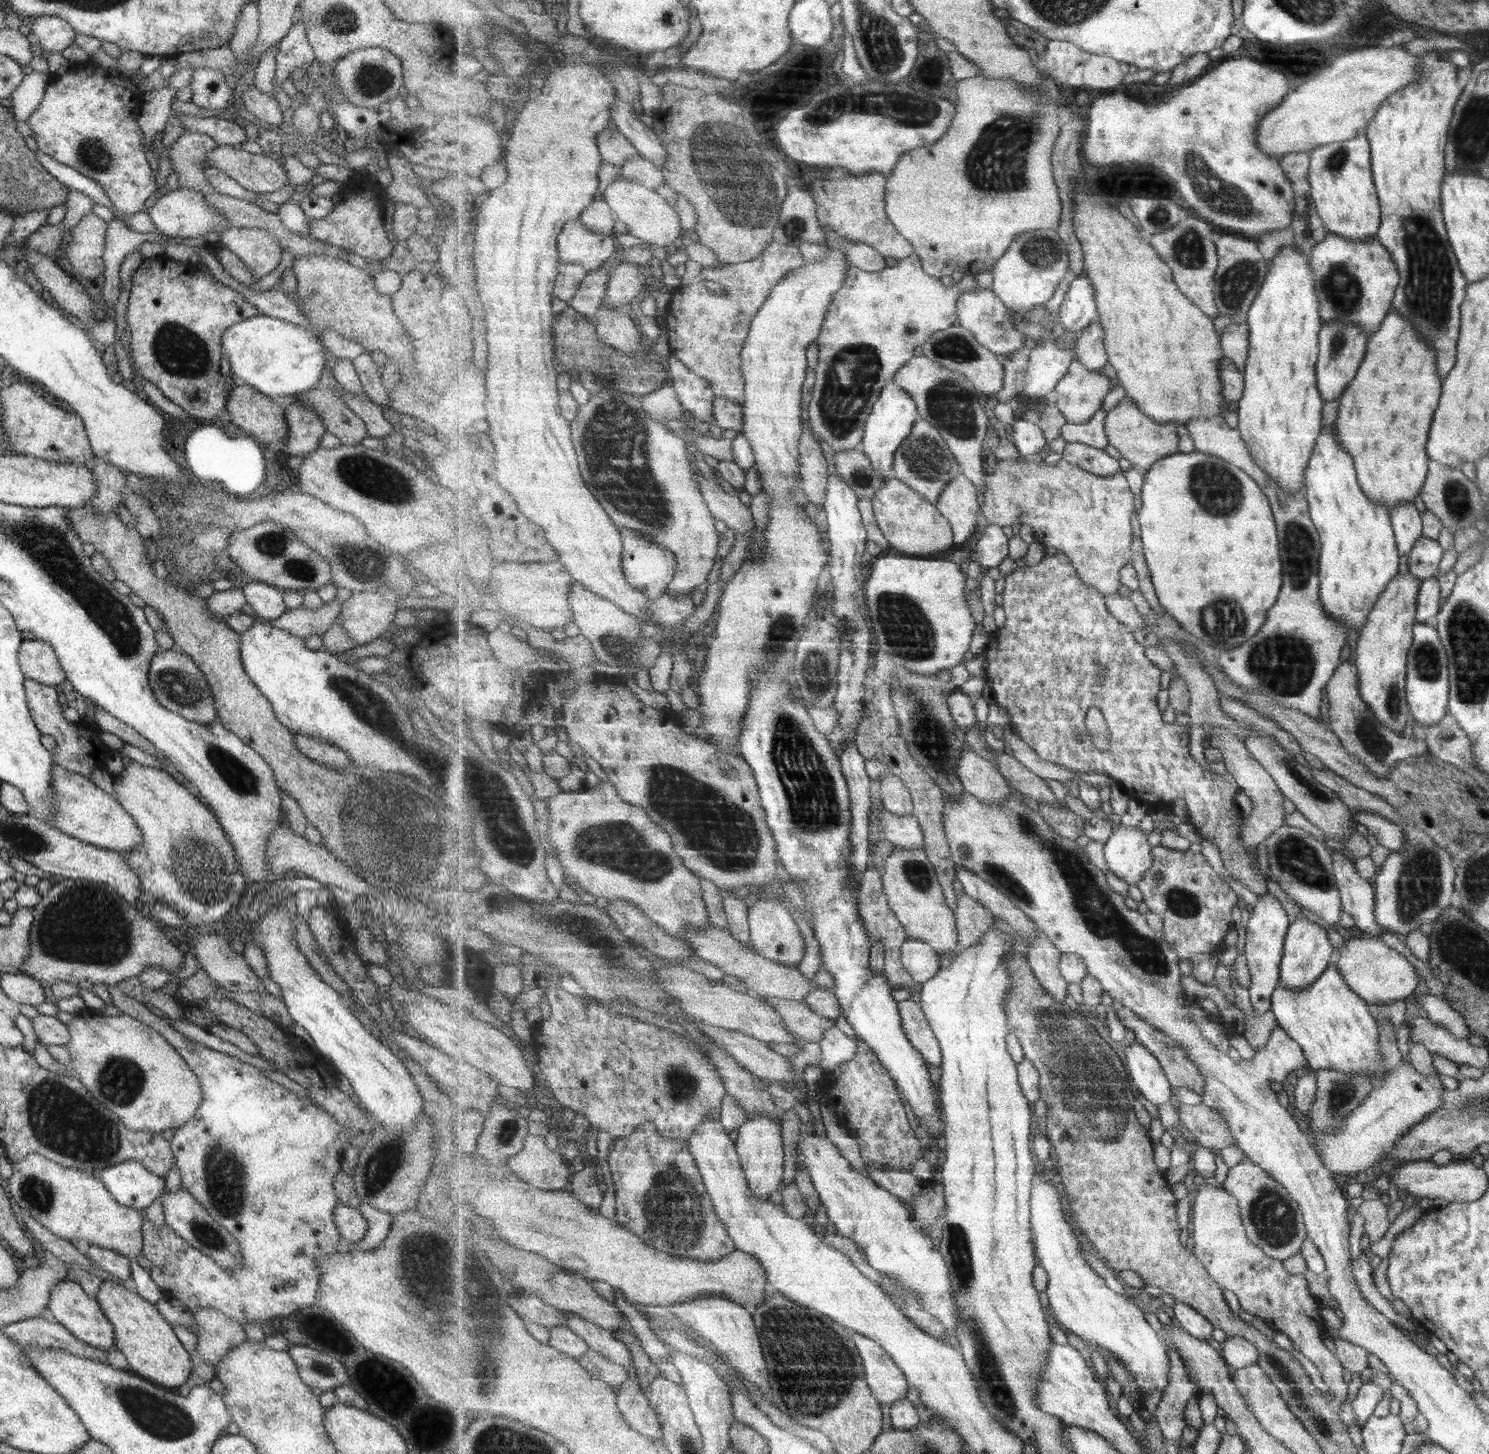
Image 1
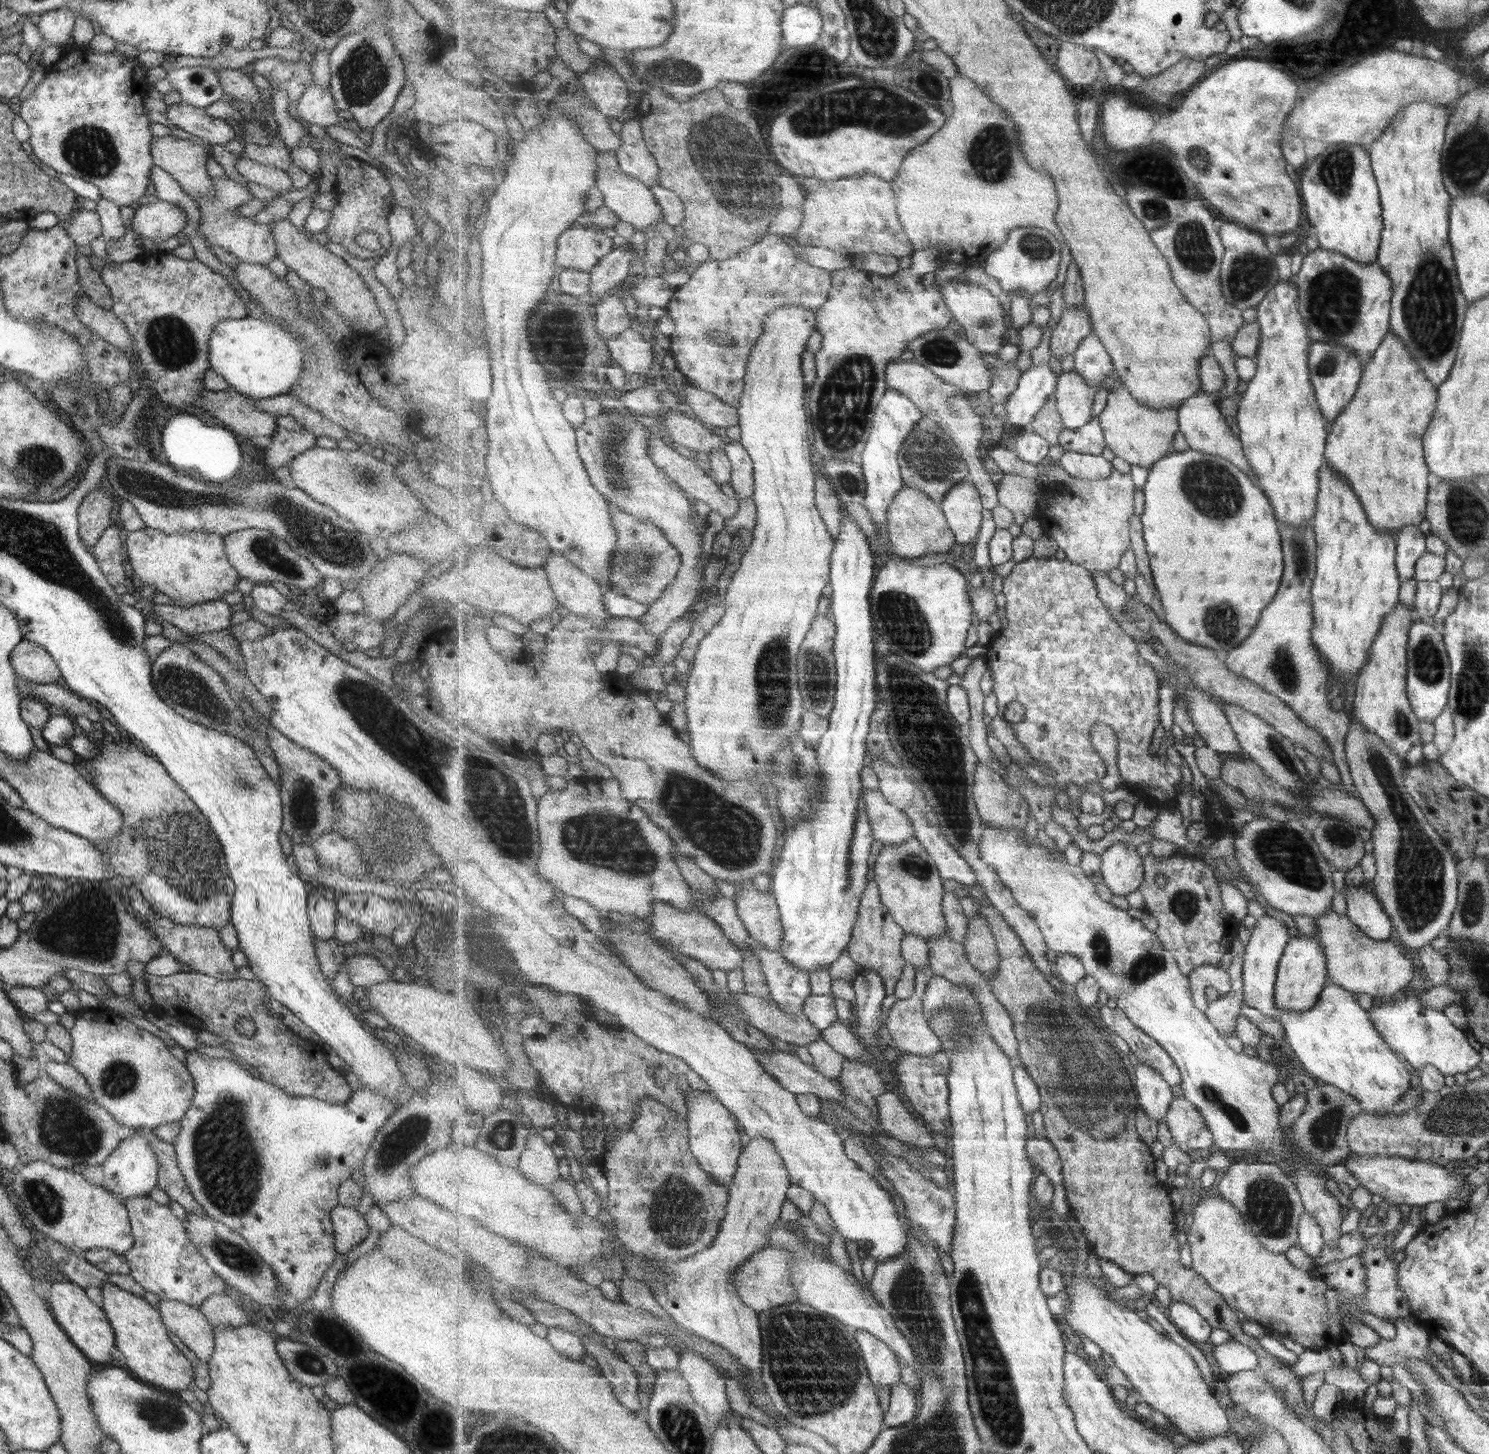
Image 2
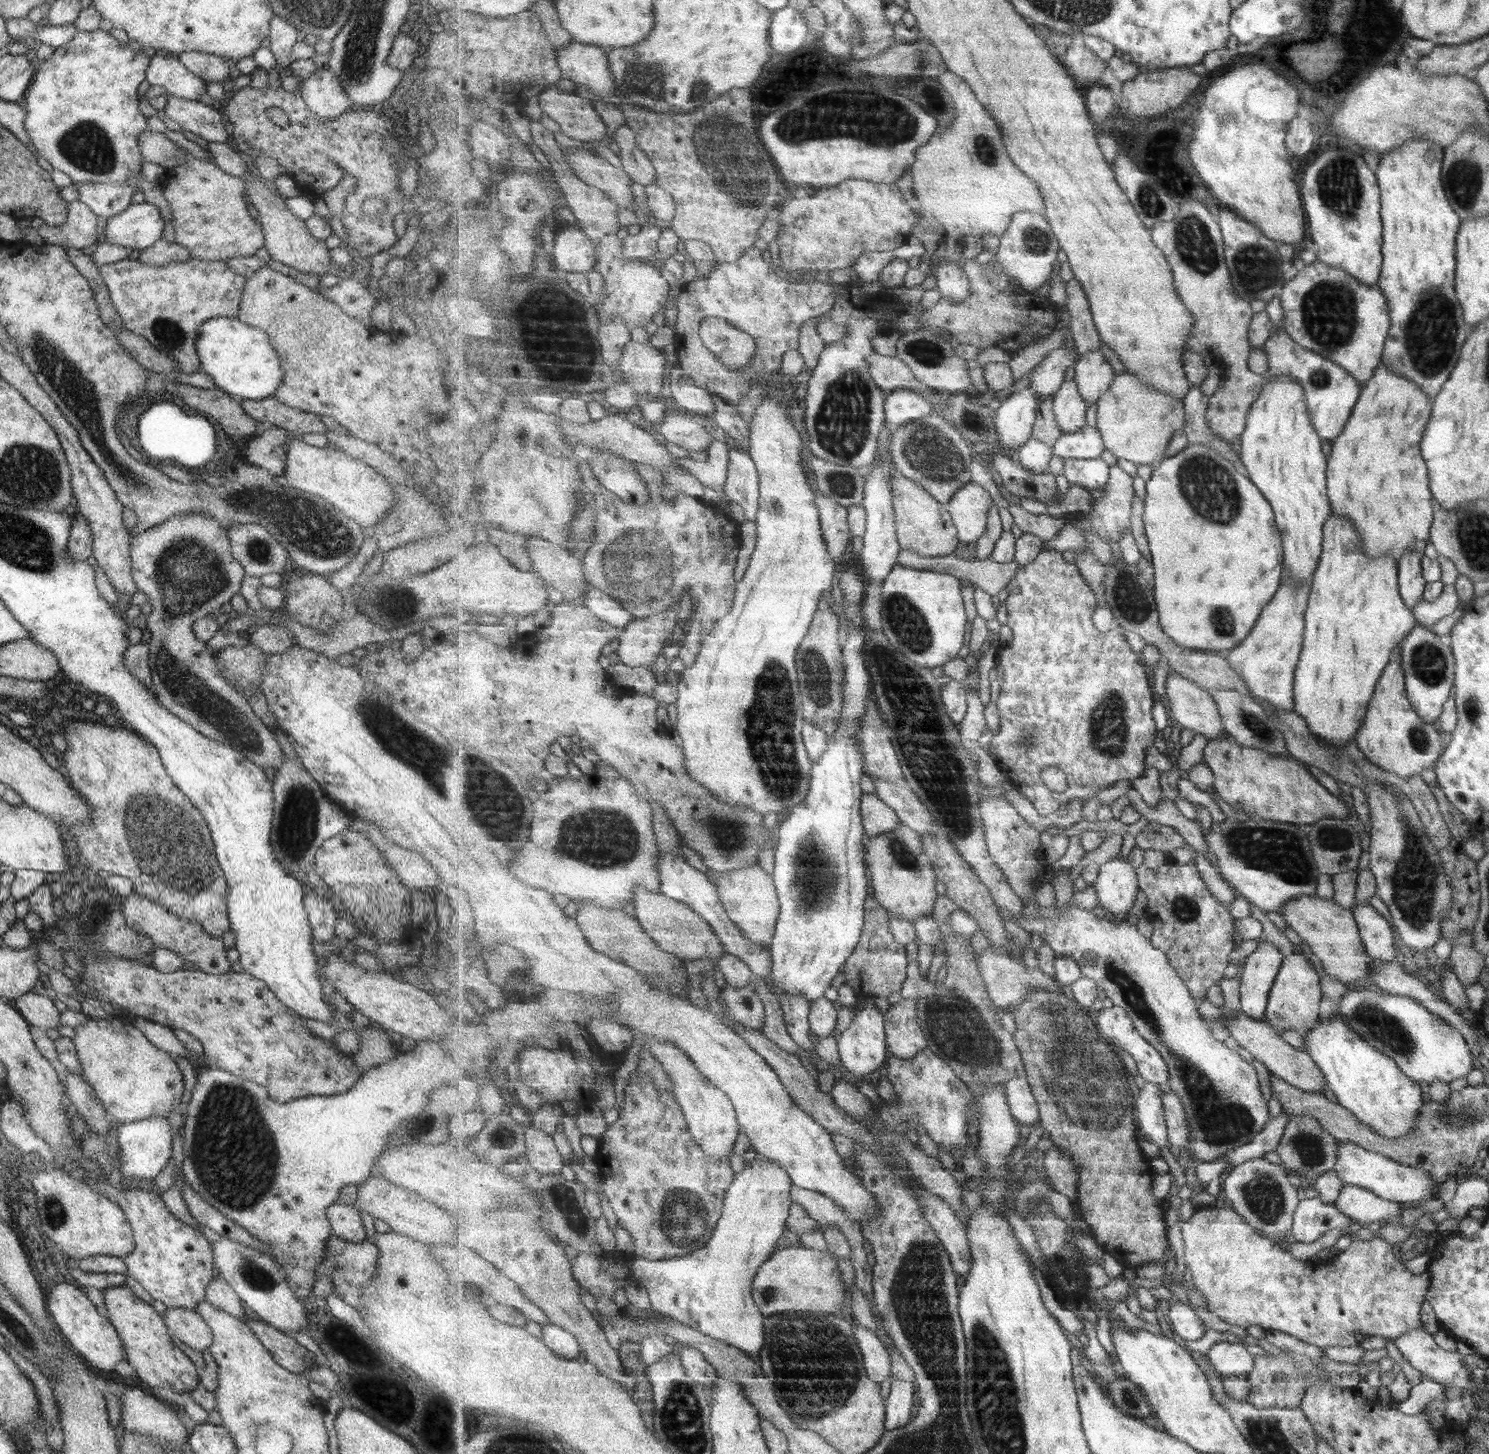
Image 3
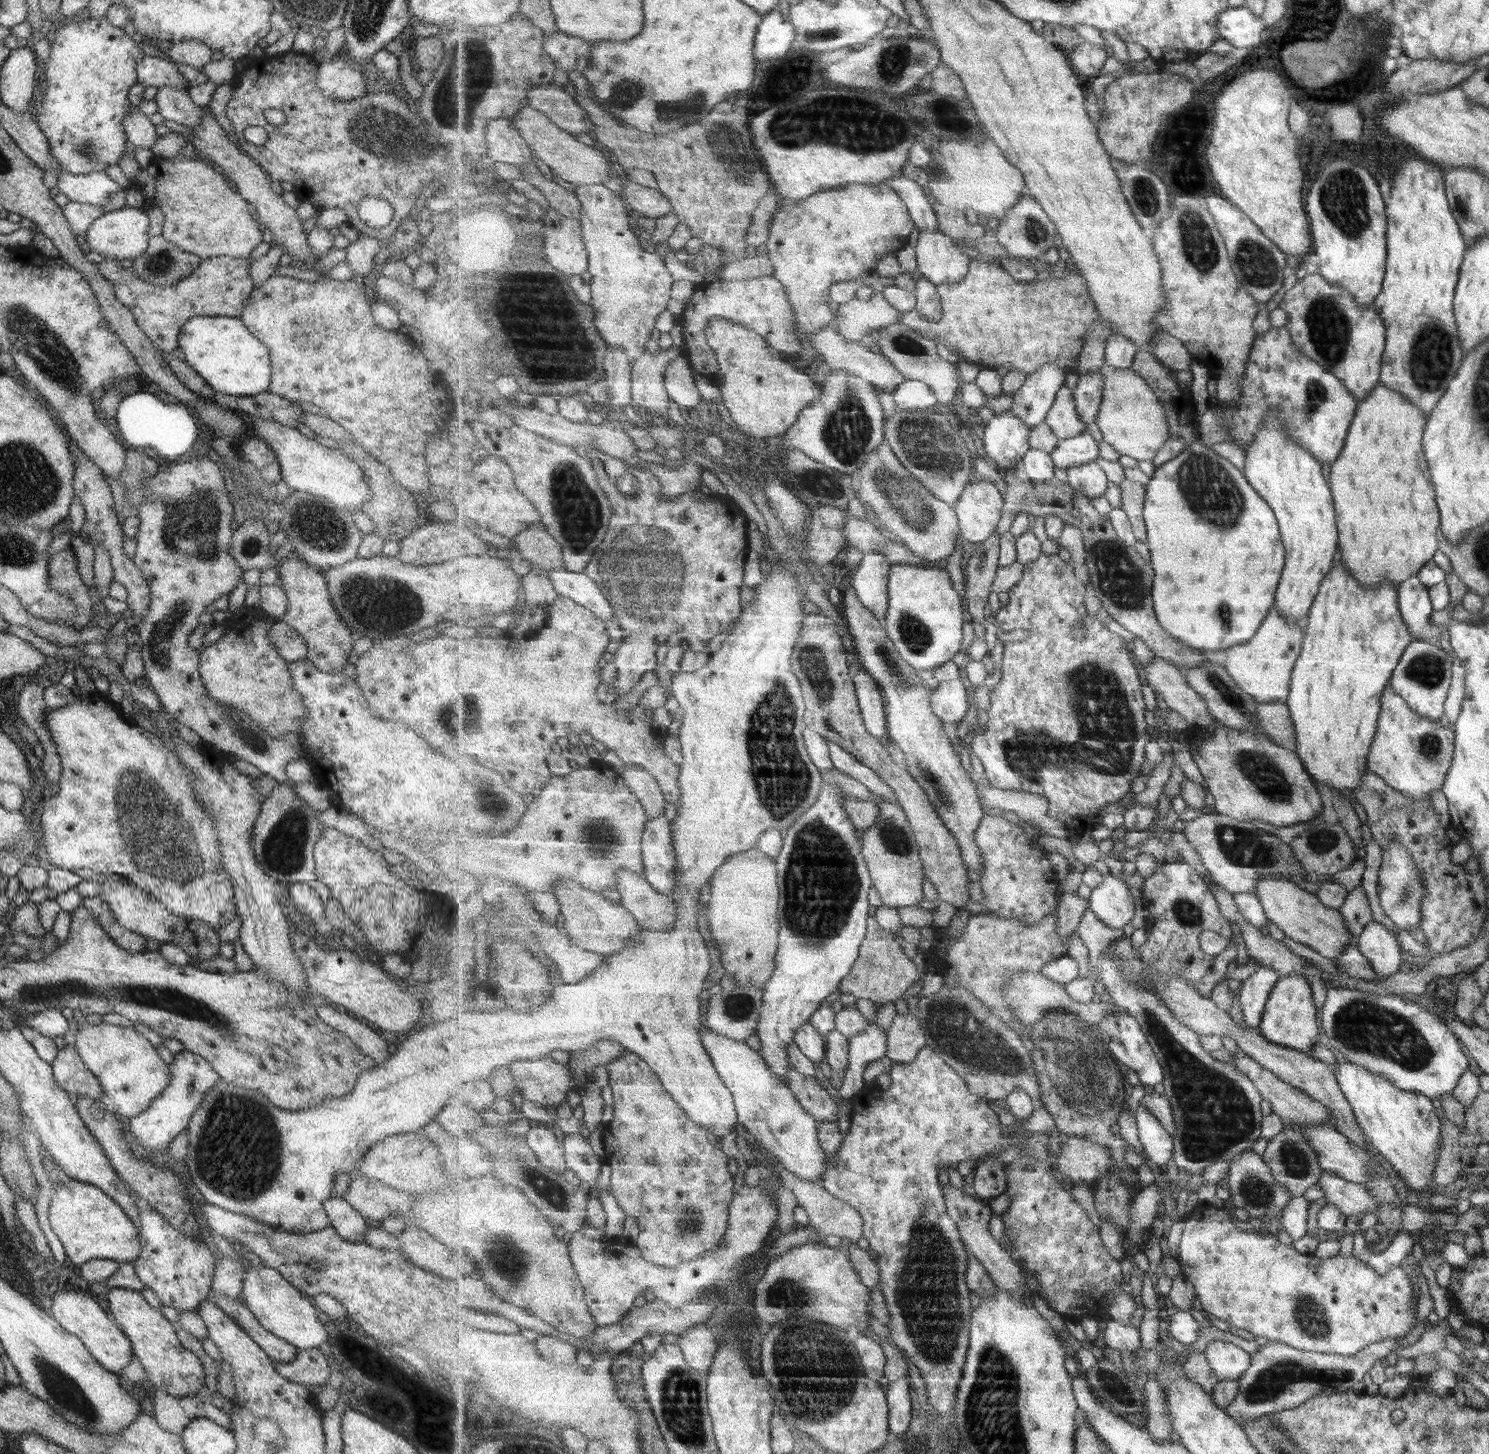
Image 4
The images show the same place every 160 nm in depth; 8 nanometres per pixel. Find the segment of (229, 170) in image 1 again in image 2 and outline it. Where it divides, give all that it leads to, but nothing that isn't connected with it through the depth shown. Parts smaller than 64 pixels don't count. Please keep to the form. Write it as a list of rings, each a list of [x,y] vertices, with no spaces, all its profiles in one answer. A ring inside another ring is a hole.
[[[240,155],[235,166],[237,173],[245,178],[245,181],[255,185],[264,186],[275,192],[284,192],[292,188],[289,176],[283,170],[277,170],[270,166],[263,166]]]

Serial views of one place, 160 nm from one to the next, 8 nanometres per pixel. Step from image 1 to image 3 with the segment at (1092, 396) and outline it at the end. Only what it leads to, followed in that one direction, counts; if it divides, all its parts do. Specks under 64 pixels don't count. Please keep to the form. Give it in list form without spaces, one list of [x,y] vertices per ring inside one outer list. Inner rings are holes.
[[[1075,379],[1065,380],[1054,396],[1056,421],[1064,434],[1080,432],[1087,424],[1087,410],[1090,406],[1079,391]]]

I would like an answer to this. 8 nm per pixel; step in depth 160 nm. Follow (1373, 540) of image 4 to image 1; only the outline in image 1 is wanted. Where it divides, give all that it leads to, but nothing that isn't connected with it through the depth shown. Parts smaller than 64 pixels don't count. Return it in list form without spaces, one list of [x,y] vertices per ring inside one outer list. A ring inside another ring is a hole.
[[[1392,307],[1386,312],[1379,328],[1369,335],[1366,349],[1355,377],[1345,386],[1338,397],[1339,407],[1334,419],[1333,433],[1340,446],[1352,459],[1356,481],[1363,495],[1383,507],[1393,509],[1401,503],[1412,503],[1418,495],[1427,470],[1425,443],[1432,414],[1441,394],[1435,368],[1434,350],[1419,338],[1408,320],[1399,316]]]

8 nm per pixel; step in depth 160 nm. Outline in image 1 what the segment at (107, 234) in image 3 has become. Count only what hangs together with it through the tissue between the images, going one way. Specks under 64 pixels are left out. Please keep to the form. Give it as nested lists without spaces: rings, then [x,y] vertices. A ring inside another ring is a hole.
[[[181,188],[169,191],[153,198],[146,211],[151,224],[163,237],[195,238],[207,232],[221,232],[226,228],[222,214],[217,212],[196,190],[183,190]]]

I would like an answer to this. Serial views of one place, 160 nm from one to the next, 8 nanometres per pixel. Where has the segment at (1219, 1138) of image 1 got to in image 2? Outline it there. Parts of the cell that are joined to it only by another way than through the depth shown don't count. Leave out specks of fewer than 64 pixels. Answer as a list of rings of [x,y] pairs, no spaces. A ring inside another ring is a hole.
[[[1175,1097],[1166,1116],[1175,1143],[1186,1149],[1214,1150],[1214,1134],[1207,1127],[1201,1111],[1189,1100]]]

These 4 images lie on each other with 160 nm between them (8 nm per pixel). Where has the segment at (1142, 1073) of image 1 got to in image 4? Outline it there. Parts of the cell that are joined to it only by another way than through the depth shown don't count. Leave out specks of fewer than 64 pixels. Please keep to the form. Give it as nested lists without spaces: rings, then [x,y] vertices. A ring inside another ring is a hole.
[[[1139,1105],[1135,1114],[1138,1124],[1138,1137],[1143,1146],[1143,1155],[1151,1162],[1163,1166],[1174,1156],[1172,1134],[1161,1125],[1159,1119],[1146,1108]]]

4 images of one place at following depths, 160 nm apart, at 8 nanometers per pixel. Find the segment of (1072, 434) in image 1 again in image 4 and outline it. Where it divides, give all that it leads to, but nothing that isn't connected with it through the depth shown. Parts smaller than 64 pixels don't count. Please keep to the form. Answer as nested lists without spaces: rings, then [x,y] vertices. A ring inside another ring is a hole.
[[[1088,431],[1075,438],[1061,439],[1052,453],[1056,466],[1065,470],[1098,458],[1099,443]]]

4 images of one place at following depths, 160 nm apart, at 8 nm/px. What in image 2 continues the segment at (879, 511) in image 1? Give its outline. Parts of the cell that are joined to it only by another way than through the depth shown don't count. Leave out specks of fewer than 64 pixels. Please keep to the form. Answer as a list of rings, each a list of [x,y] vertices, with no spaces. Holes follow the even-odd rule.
[[[904,485],[904,488],[893,498],[893,503],[887,511],[887,522],[892,536],[892,552],[901,554],[900,558],[917,558],[929,552],[949,552],[956,543],[956,534],[949,526],[944,511],[933,502],[925,492]]]

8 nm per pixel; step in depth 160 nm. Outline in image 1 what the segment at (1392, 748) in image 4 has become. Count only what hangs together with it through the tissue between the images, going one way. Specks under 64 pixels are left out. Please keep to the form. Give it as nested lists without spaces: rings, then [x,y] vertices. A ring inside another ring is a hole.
[[[1408,571],[1398,572],[1372,605],[1355,642],[1354,665],[1359,696],[1383,726],[1399,735],[1410,716],[1405,700],[1404,678],[1407,649],[1413,640],[1412,626],[1420,582]]]

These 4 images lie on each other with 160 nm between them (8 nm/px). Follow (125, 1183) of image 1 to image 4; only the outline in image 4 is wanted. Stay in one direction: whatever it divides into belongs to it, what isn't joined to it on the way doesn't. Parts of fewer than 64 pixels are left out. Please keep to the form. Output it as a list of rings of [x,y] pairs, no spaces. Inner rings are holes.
[[[185,1050],[175,1053],[168,1064],[169,1080],[161,1092],[149,1101],[148,1107],[137,1116],[128,1119],[127,1131],[133,1136],[139,1146],[149,1151],[149,1154],[167,1151],[167,1144],[186,1129],[192,1114],[199,1108],[204,1094],[215,1086],[220,1079],[212,1066],[200,1056]]]

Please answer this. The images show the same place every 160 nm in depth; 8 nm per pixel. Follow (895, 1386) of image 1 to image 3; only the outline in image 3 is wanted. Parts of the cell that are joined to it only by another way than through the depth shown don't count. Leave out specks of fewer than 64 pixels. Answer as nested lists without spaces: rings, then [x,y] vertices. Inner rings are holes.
[[[859,1325],[857,1328],[857,1340],[864,1355],[864,1364],[869,1370],[869,1378],[875,1382],[885,1382],[893,1379],[893,1364],[891,1353],[886,1345],[879,1340],[877,1334],[869,1332],[869,1329]]]

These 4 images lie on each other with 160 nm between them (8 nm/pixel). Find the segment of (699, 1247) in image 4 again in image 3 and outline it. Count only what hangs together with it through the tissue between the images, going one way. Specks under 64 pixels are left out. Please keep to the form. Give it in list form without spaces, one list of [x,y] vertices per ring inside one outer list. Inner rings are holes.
[[[639,1077],[624,1092],[624,1105],[619,1111],[619,1118],[598,1139],[599,1151],[595,1158],[604,1178],[603,1190],[619,1220],[618,1224],[634,1236],[634,1256],[660,1261],[681,1258],[704,1249],[716,1232],[717,1223],[724,1213],[724,1200],[736,1180],[729,1157],[715,1158],[705,1154],[693,1139],[675,1094],[659,1088],[655,1079]]]

